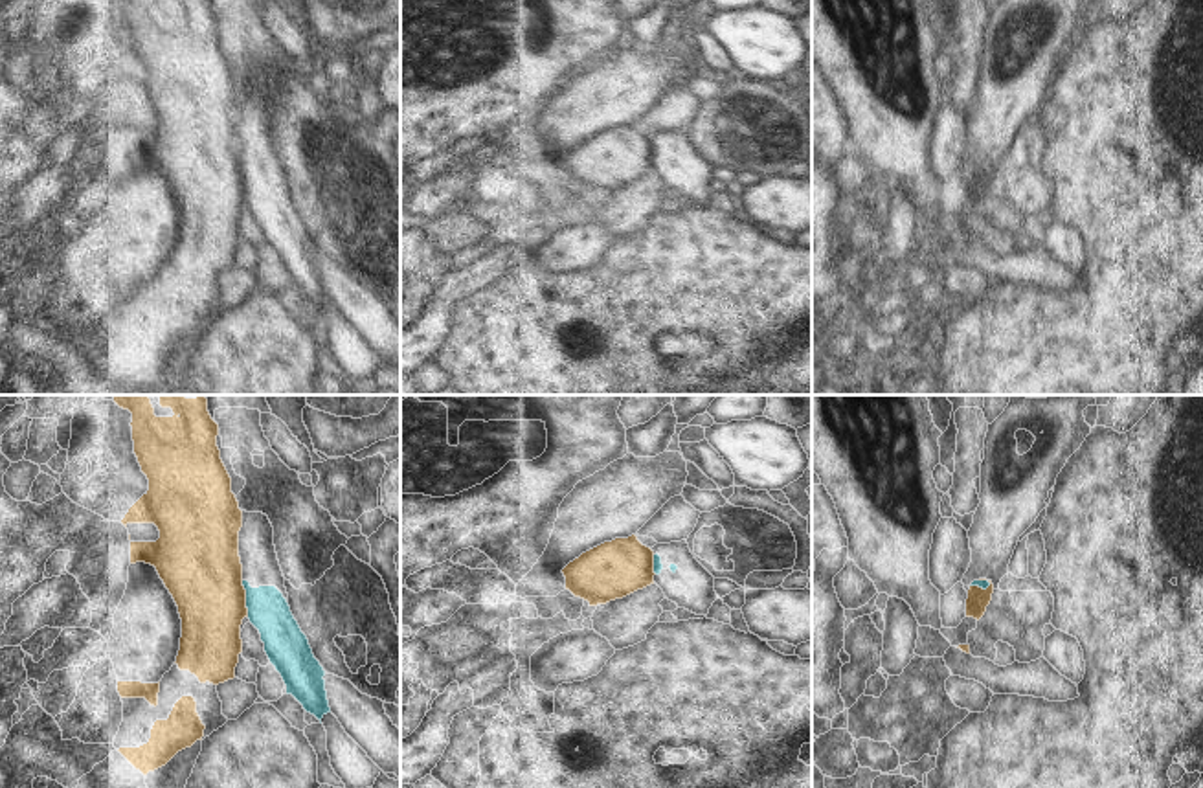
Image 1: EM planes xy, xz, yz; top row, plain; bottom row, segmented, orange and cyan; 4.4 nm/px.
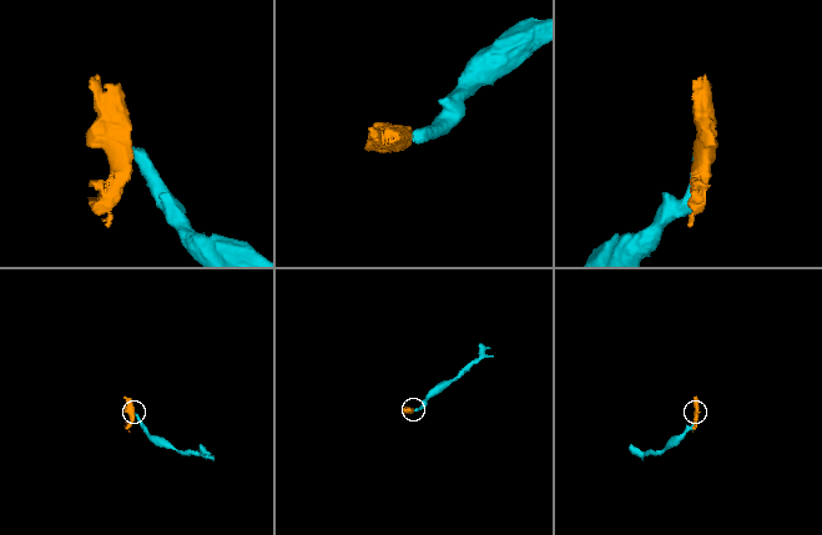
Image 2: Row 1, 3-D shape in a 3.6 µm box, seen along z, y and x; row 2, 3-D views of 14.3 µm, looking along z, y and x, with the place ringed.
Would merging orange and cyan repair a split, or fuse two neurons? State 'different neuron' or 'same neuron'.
different neuron

